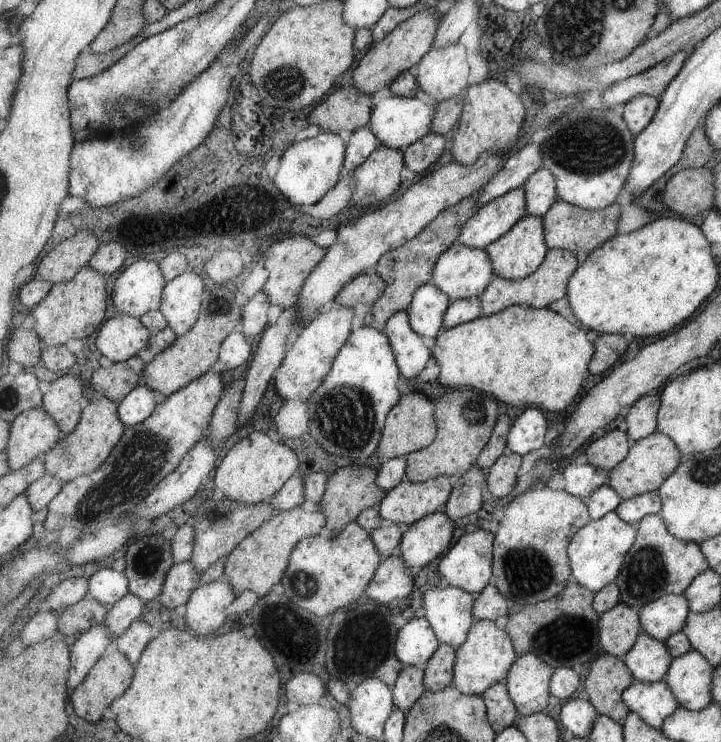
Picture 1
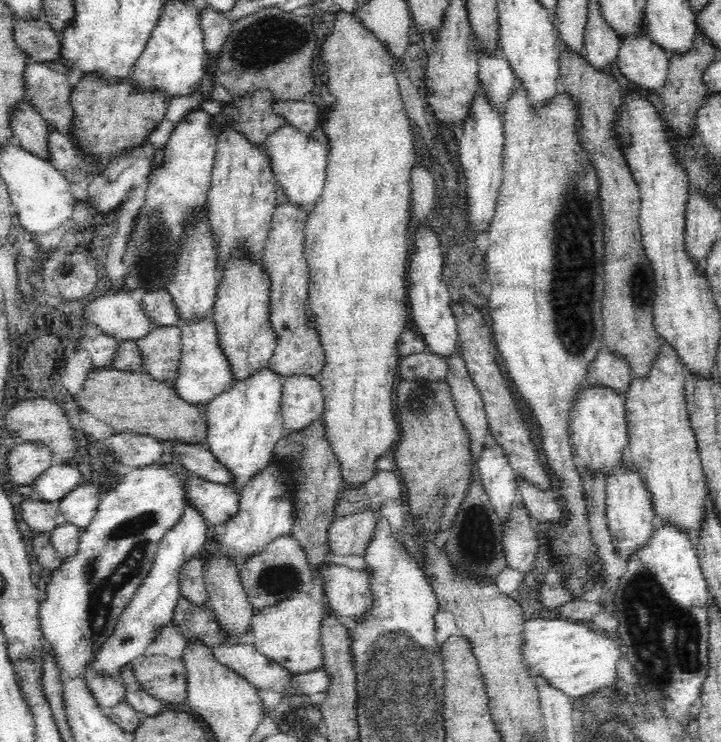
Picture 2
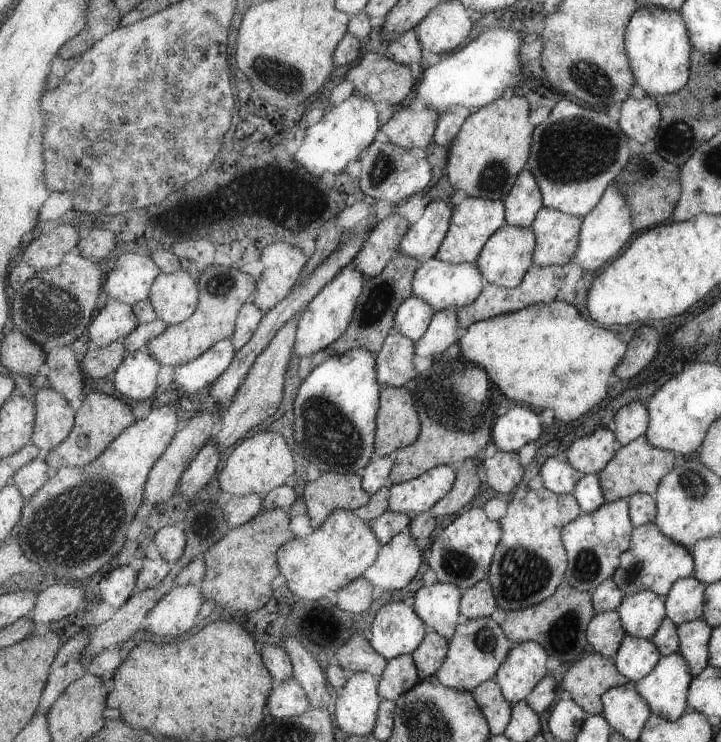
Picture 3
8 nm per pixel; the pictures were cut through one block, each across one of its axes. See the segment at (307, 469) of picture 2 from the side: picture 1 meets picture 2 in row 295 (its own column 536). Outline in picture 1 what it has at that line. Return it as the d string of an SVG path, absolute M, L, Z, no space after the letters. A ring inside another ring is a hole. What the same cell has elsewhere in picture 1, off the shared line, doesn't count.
M515 305L491 316L483 315L455 328L442 330L432 347L432 357L441 366L438 382L447 388L482 390L494 399L512 406L536 406L548 412L561 412L577 400L587 374L601 376L609 372L615 364L621 362L629 348L629 337L611 333L599 334L593 346L587 331L581 328L581 324L573 324L549 308Z

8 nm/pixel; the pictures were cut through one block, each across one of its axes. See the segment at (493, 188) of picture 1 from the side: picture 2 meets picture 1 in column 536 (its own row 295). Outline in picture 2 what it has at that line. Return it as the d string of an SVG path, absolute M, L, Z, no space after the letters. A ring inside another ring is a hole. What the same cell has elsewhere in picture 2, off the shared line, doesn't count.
M167 288L148 290L141 301L146 307L146 313L152 317L154 326L170 326L179 323L178 307L174 303L172 293Z

